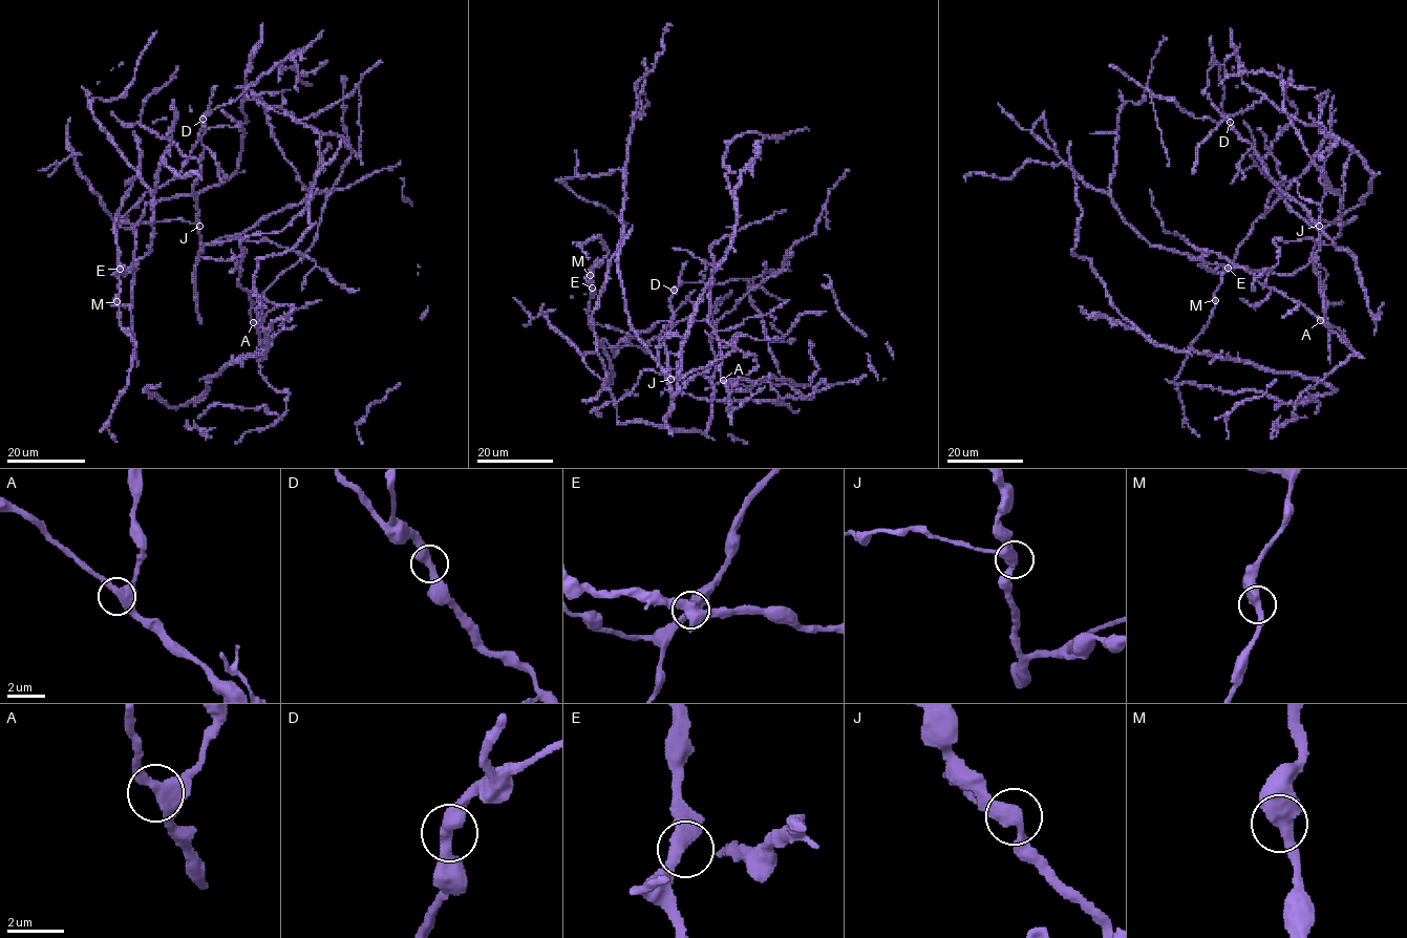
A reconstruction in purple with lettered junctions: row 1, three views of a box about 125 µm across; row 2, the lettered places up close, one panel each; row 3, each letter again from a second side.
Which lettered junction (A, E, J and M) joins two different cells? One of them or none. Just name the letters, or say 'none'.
none

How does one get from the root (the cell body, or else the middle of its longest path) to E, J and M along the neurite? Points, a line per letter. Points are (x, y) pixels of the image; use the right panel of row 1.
E: (1269, 272), (1235, 269), (1231, 263), (1228, 268)
J: (1269, 272), (1293, 274), (1304, 268), (1321, 232), (1337, 219), (1342, 222), (1309, 219), (1319, 226)
M: (1269, 272), (1235, 269), (1231, 263), (1222, 276), (1215, 300)

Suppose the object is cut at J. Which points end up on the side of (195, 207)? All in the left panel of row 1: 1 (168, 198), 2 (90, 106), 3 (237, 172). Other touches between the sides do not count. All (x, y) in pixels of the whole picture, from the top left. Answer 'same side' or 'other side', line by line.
1: other side
2: other side
3: other side

